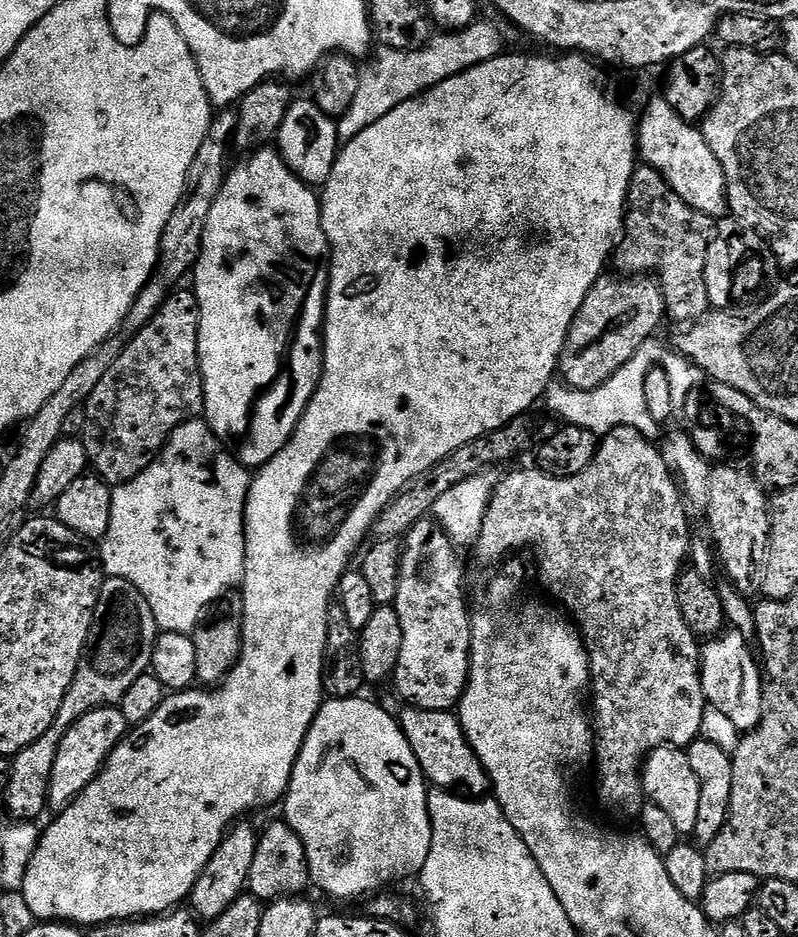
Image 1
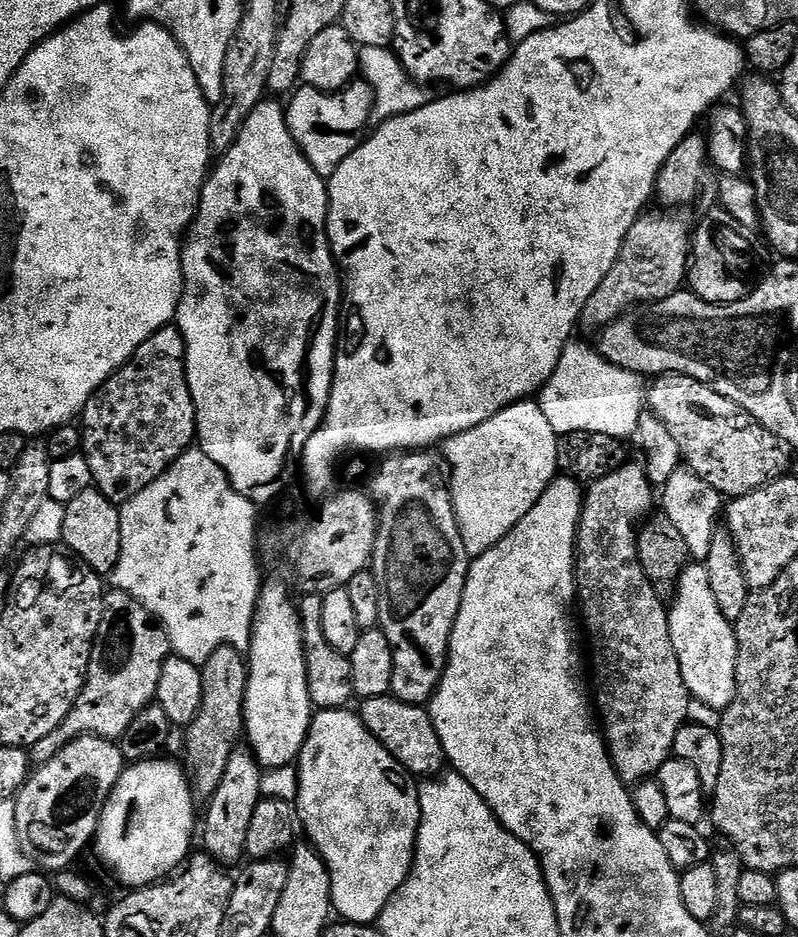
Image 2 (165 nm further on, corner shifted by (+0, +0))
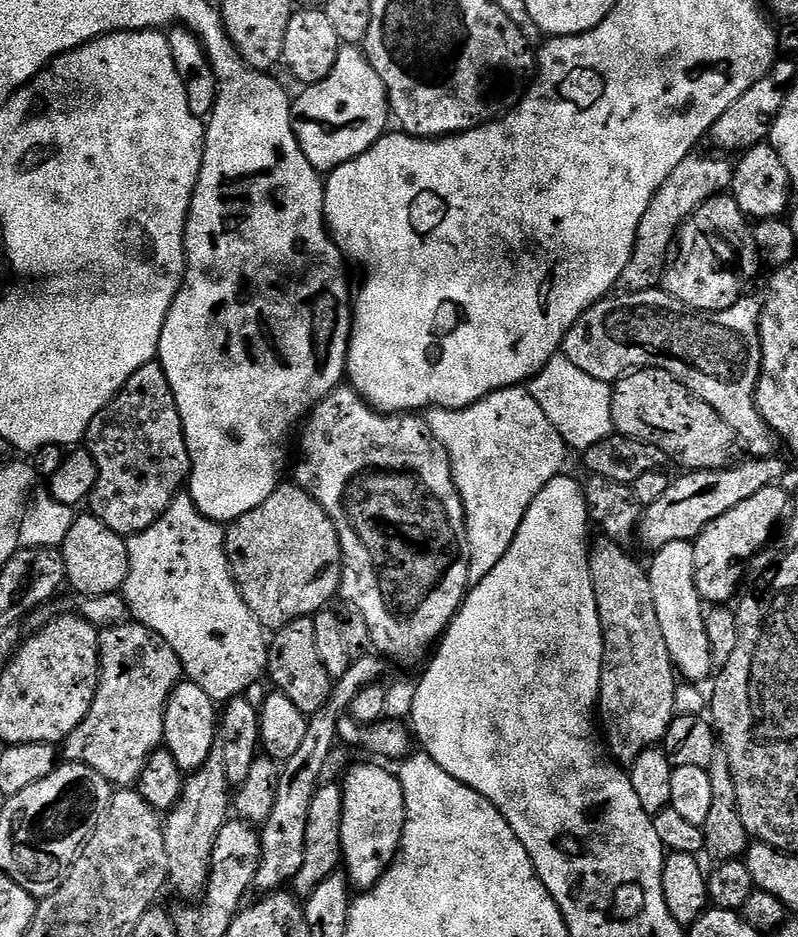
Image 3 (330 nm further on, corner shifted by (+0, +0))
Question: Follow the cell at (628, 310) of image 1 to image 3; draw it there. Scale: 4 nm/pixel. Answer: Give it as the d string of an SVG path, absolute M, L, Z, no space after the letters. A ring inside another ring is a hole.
M693 154L682 158L682 162L678 162L670 178L666 178L666 182L662 182L662 186L654 194L646 214L642 214L642 222L638 226L630 262L626 262L626 270L620 276L620 284L623 287L626 286L625 289L628 292L647 292L659 289L670 263L670 253L677 243L678 233L684 227L685 222L706 201L727 193L731 189L733 161L720 154L712 155L716 156Z

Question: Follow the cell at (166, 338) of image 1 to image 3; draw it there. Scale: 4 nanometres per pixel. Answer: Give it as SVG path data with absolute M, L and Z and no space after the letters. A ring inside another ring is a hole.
M158 362L142 366L122 386L122 390L101 412L90 422L86 437L86 451L96 463L96 481L94 490L86 504L91 515L110 526L114 534L131 538L139 532L145 532L170 506L175 496L181 495L188 474L192 470L190 454L184 437L182 418L178 414L178 402L174 402L174 390L170 390L170 382Z

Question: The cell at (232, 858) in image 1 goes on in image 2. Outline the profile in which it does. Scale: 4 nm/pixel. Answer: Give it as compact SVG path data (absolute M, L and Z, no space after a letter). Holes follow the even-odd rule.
M237 746L232 749L226 774L218 782L218 790L207 801L208 813L202 816L202 836L204 832L203 851L221 866L239 865L246 856L246 830L250 830L250 818L260 805L260 777L262 769L256 763L256 757L247 747Z

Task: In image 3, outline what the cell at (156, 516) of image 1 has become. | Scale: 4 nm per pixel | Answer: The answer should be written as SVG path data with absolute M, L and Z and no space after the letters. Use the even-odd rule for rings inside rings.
M187 494L175 496L168 509L162 514L162 518L154 522L154 526L150 526L145 532L139 532L138 535L128 540L128 577L122 589L124 602L128 605L131 619L137 624L144 624L150 630L154 630L154 634L162 637L170 646L170 650L178 654L183 675L193 680L198 686L202 686L202 690L206 690L206 694L210 694L210 698L217 702L227 702L233 700L235 696L245 695L249 691L247 688L254 687L260 679L263 681L268 671L269 641L266 639L266 629L260 625L258 618L254 618L250 606L246 606L234 582L224 550L224 533L225 529L217 521L206 518L196 509L196 504L191 496Z

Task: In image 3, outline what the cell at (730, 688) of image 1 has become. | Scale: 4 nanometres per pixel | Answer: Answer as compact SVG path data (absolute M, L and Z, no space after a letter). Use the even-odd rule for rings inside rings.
M691 541L670 542L653 553L647 574L654 597L654 610L673 667L689 683L700 684L713 671L712 651L706 635L704 603L694 582L694 550Z

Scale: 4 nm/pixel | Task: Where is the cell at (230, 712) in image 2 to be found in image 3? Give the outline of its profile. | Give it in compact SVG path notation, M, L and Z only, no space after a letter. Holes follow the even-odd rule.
M213 750L204 765L183 781L180 800L163 821L168 878L171 887L176 887L177 894L188 899L185 901L195 901L192 900L195 896L196 899L203 897L204 889L208 886L208 867L214 838L218 838L218 830L222 830L229 818L230 785L226 778L226 766L220 751Z

